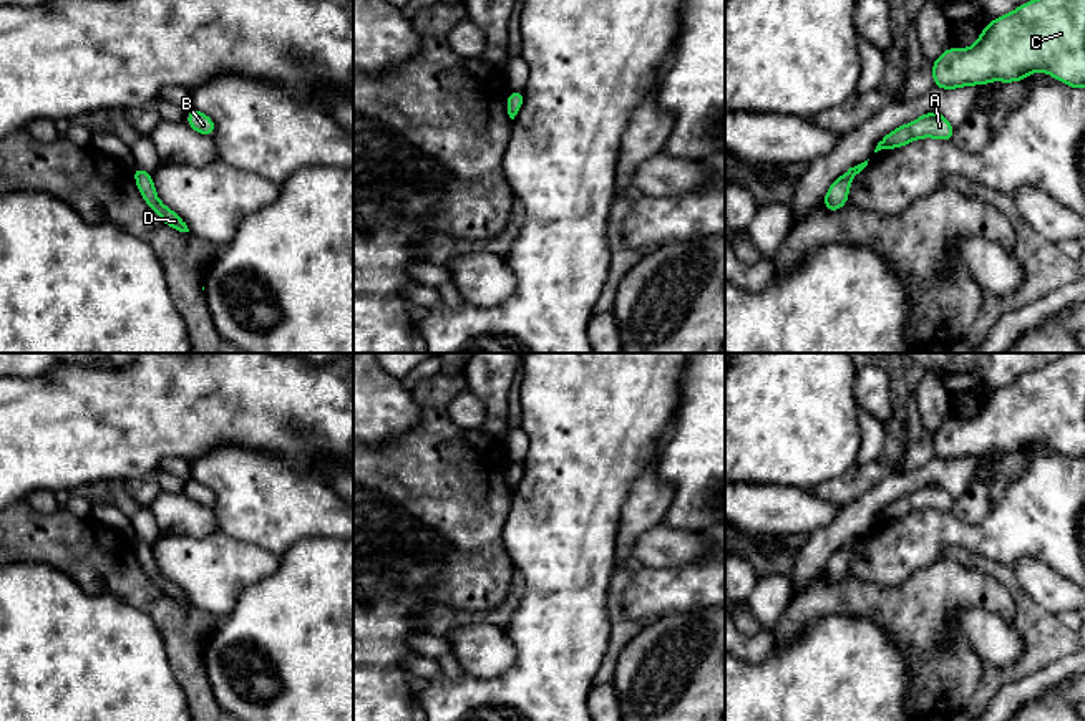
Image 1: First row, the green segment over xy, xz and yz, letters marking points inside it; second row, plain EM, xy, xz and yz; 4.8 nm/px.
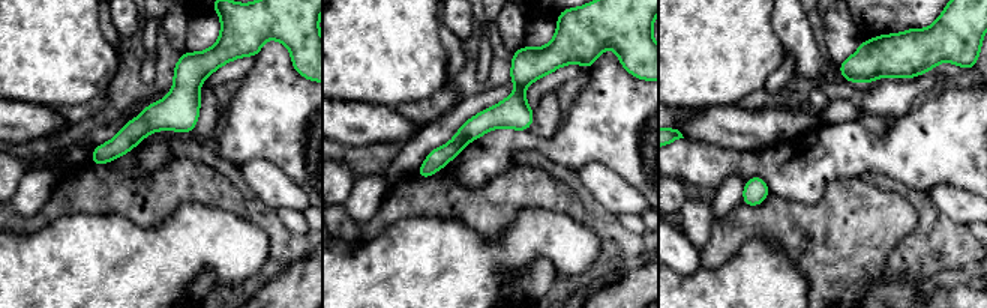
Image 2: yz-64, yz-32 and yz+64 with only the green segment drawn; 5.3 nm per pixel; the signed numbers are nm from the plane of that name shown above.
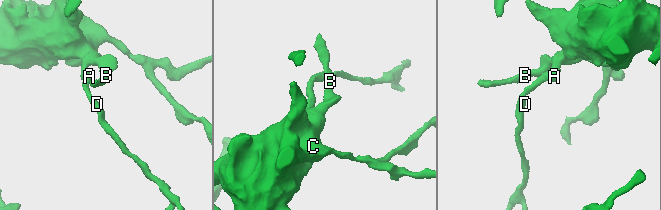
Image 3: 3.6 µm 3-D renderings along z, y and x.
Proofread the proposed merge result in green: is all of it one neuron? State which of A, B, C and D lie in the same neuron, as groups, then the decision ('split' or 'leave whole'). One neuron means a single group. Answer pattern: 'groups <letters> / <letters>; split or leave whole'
groups A B C D; leave whole

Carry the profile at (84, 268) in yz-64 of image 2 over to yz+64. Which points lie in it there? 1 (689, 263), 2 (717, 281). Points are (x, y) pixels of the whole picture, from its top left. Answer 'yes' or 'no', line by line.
1: no
2: yes

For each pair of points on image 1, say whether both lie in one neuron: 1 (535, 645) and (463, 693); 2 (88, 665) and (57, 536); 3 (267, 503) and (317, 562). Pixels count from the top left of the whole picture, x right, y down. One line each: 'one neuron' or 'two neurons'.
1: one neuron
2: two neurons
3: two neurons

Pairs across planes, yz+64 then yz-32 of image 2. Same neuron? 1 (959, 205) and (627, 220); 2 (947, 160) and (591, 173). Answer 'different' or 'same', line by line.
1: different
2: different

